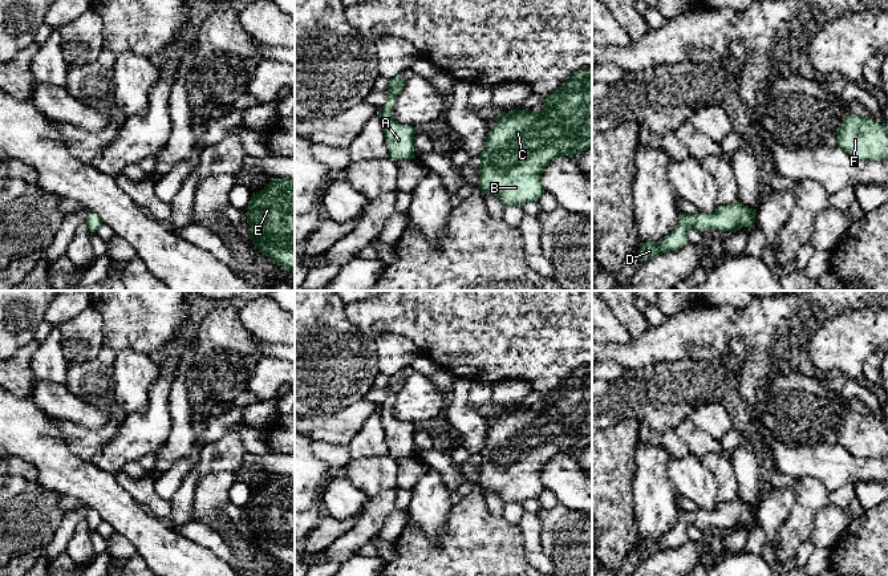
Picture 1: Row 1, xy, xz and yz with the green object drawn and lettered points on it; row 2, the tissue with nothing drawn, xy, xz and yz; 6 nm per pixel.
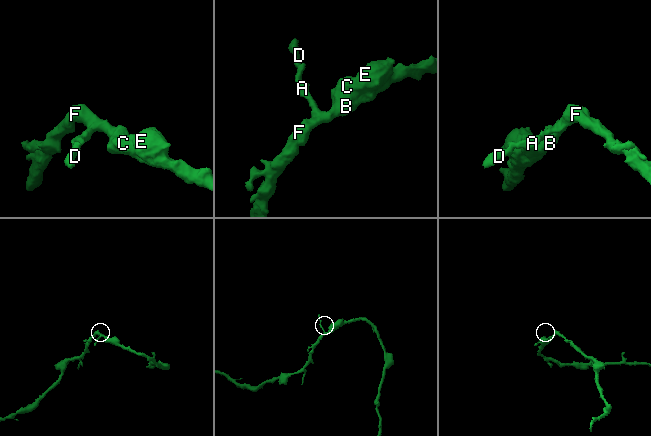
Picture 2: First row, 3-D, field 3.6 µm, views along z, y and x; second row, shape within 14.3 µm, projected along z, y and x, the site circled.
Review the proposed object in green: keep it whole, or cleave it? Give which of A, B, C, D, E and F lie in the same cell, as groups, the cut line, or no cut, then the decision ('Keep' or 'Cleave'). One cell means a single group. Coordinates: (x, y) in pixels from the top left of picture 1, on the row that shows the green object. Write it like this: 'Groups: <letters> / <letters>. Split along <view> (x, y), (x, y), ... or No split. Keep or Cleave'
Groups: A B C D E F. No split. Keep

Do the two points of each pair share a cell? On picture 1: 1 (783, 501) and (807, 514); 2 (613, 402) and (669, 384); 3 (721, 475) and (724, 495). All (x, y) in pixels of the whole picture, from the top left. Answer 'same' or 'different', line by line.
1: different
2: same
3: same

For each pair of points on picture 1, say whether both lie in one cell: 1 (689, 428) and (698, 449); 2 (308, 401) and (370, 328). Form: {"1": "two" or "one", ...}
{"1": "one", "2": "two"}

